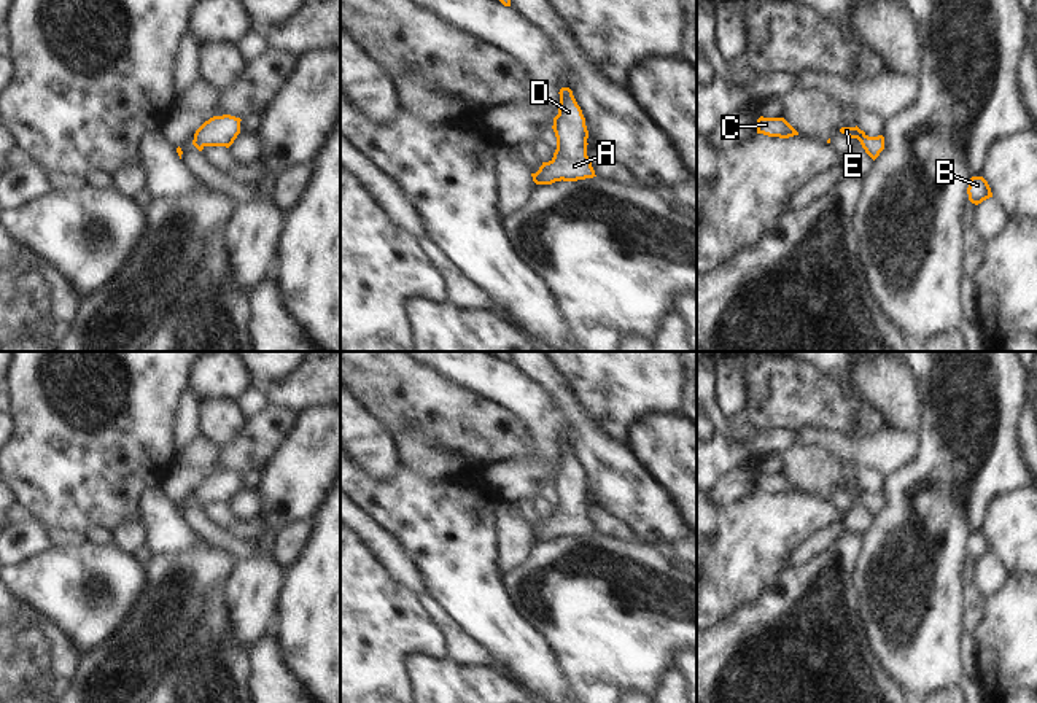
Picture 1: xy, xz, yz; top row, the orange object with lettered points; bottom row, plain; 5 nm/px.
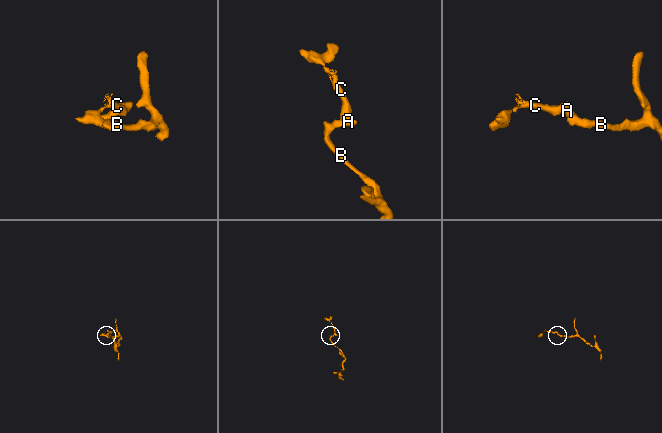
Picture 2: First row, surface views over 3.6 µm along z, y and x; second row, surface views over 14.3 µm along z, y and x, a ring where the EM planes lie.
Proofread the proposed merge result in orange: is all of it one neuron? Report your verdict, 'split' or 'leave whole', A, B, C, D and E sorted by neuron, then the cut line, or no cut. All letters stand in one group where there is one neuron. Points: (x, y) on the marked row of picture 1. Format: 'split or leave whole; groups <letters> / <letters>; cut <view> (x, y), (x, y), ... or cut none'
leave whole; groups A B C D E; cut none

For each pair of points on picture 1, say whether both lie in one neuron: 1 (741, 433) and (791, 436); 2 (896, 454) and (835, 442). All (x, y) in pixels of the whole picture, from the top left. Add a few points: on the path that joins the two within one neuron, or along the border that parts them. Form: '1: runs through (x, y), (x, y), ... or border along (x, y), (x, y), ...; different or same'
1: runs through (754, 438), (778, 438); same
2: runs through (881, 450), (850, 449); same

